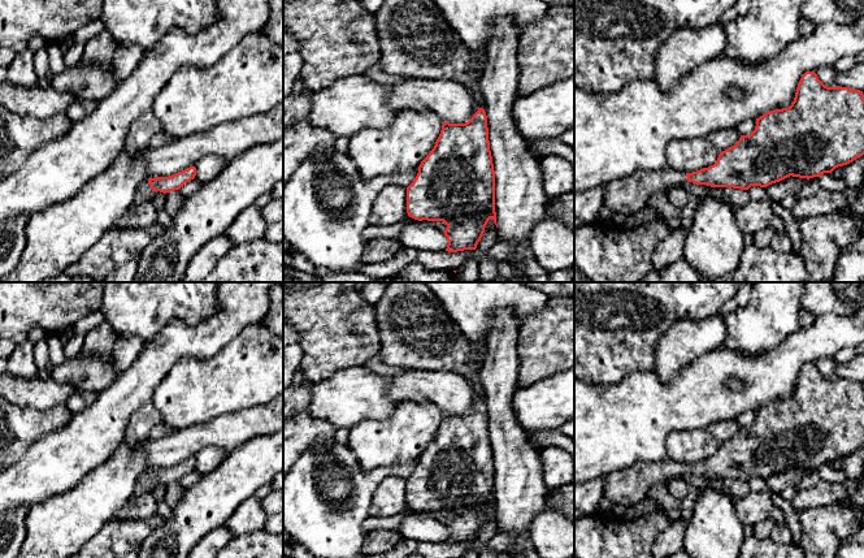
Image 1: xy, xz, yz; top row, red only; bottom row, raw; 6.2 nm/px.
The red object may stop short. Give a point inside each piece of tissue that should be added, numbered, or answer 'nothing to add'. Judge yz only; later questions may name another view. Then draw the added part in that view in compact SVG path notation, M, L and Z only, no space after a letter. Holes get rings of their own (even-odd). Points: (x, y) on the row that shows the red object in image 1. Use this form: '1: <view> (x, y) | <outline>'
1: yz (629, 195) | M672 168L635 170L630 176L607 183L603 206L616 215L631 216L647 207L656 193L668 193L687 182L685 172Z

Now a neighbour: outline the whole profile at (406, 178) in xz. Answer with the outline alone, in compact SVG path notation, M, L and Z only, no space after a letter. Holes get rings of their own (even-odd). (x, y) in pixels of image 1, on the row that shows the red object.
M335 148L329 155L316 153L304 160L283 186L283 237L312 264L329 274L356 272L368 242L362 239L378 193L390 183L408 187L418 173L377 177L365 181L347 153Z

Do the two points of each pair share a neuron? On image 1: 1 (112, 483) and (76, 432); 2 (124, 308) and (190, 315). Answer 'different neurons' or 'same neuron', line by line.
1: different neurons
2: same neuron

